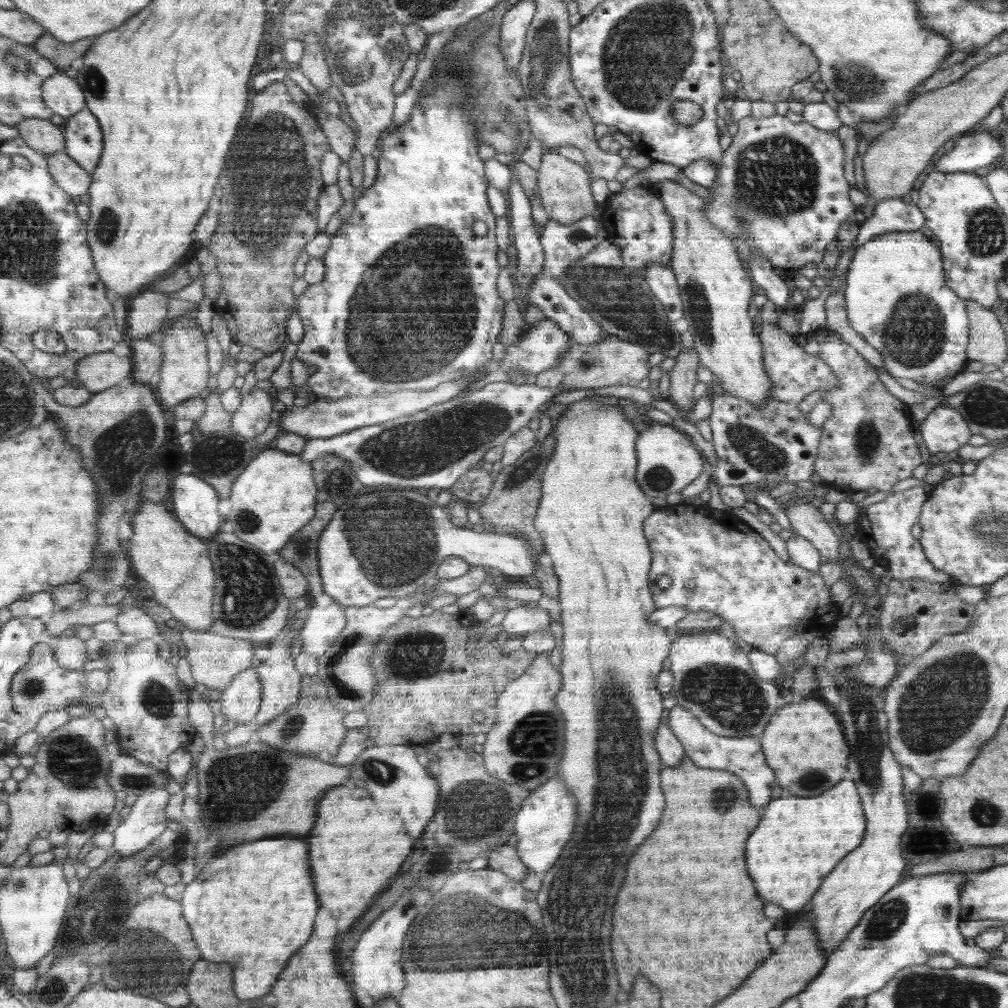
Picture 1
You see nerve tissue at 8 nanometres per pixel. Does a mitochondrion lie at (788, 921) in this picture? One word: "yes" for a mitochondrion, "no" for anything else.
no

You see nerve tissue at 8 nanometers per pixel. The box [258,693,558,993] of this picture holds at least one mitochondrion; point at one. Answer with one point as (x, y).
(470, 915)

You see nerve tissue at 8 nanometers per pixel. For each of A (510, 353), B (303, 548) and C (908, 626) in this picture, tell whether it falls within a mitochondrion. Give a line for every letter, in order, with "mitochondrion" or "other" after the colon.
A: other
B: mitochondrion
C: other

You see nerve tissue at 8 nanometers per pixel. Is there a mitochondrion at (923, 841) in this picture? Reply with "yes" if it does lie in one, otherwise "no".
no

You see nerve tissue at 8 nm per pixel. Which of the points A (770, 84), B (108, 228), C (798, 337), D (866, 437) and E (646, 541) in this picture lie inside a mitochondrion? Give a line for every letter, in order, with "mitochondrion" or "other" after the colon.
A: other
B: mitochondrion
C: other
D: mitochondrion
E: other

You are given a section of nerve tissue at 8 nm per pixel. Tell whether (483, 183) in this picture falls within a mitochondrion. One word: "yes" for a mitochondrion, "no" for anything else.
no

